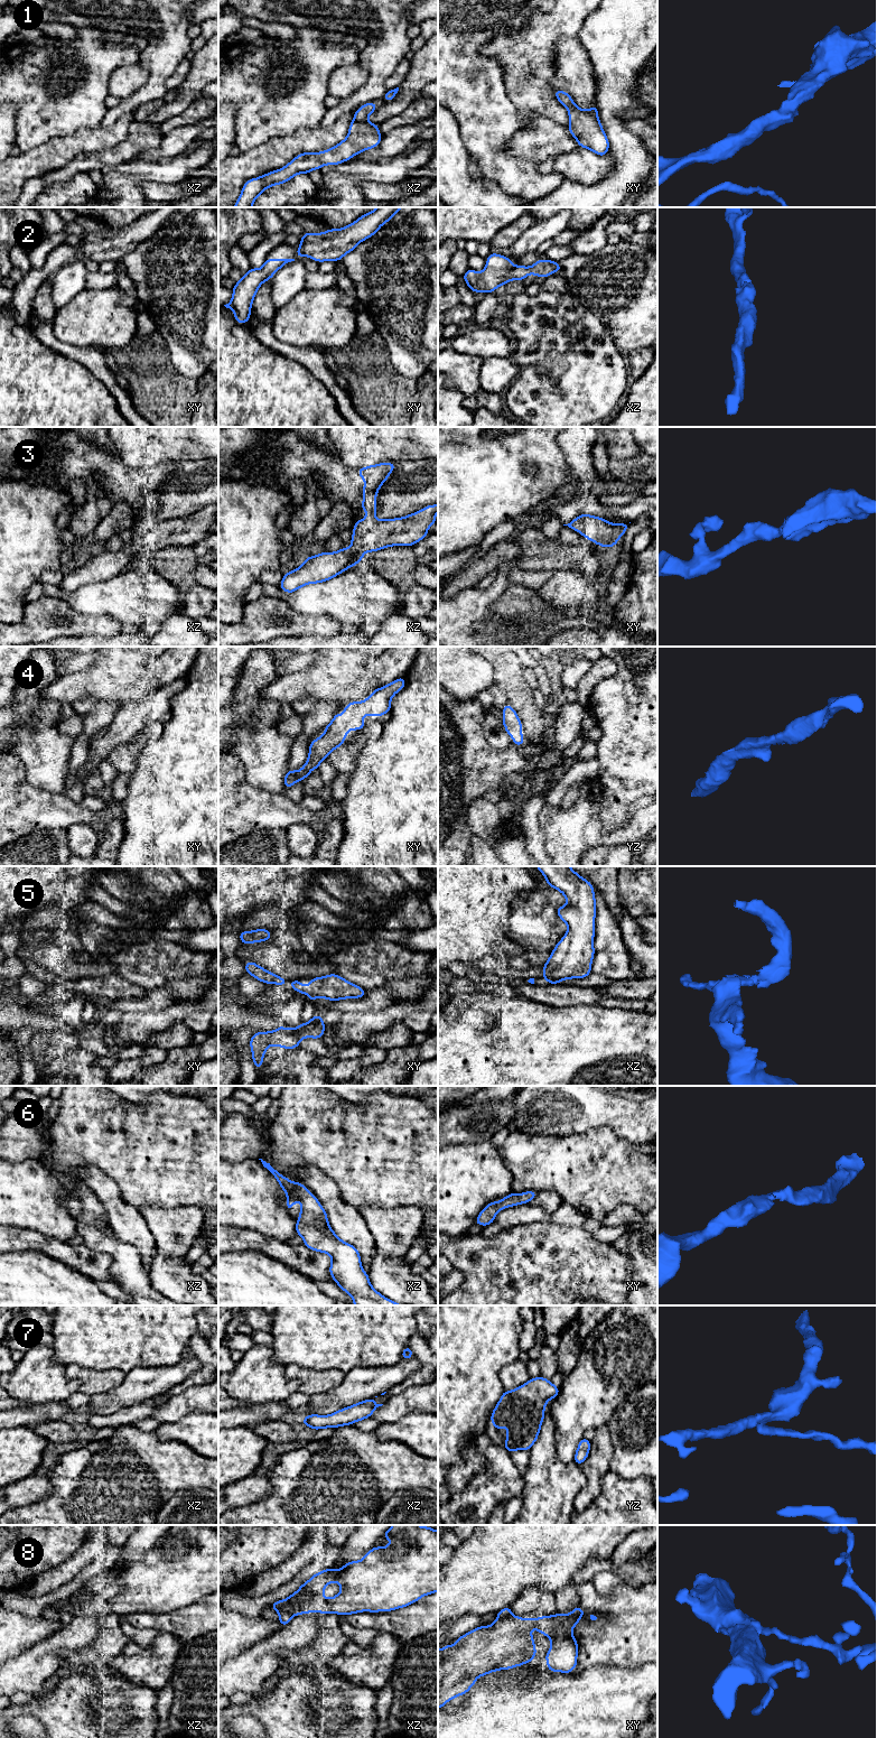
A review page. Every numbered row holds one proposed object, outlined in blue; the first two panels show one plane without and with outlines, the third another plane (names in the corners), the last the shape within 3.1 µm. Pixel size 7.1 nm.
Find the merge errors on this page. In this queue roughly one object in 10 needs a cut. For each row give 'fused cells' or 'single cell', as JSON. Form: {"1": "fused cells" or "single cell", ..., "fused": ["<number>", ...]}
{"1": "single cell", "2": "single cell", "3": "single cell", "4": "single cell", "5": "fused cells", "6": "single cell", "7": "single cell", "8": "fused cells", "fused": ["5", "8"]}

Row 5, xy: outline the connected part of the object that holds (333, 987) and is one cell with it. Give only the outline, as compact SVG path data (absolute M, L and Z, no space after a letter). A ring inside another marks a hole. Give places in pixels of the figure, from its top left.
M337 974L311 978L306 987L297 980L290 982L293 991L307 994L309 997L323 997L329 1001L364 997L365 991Z

